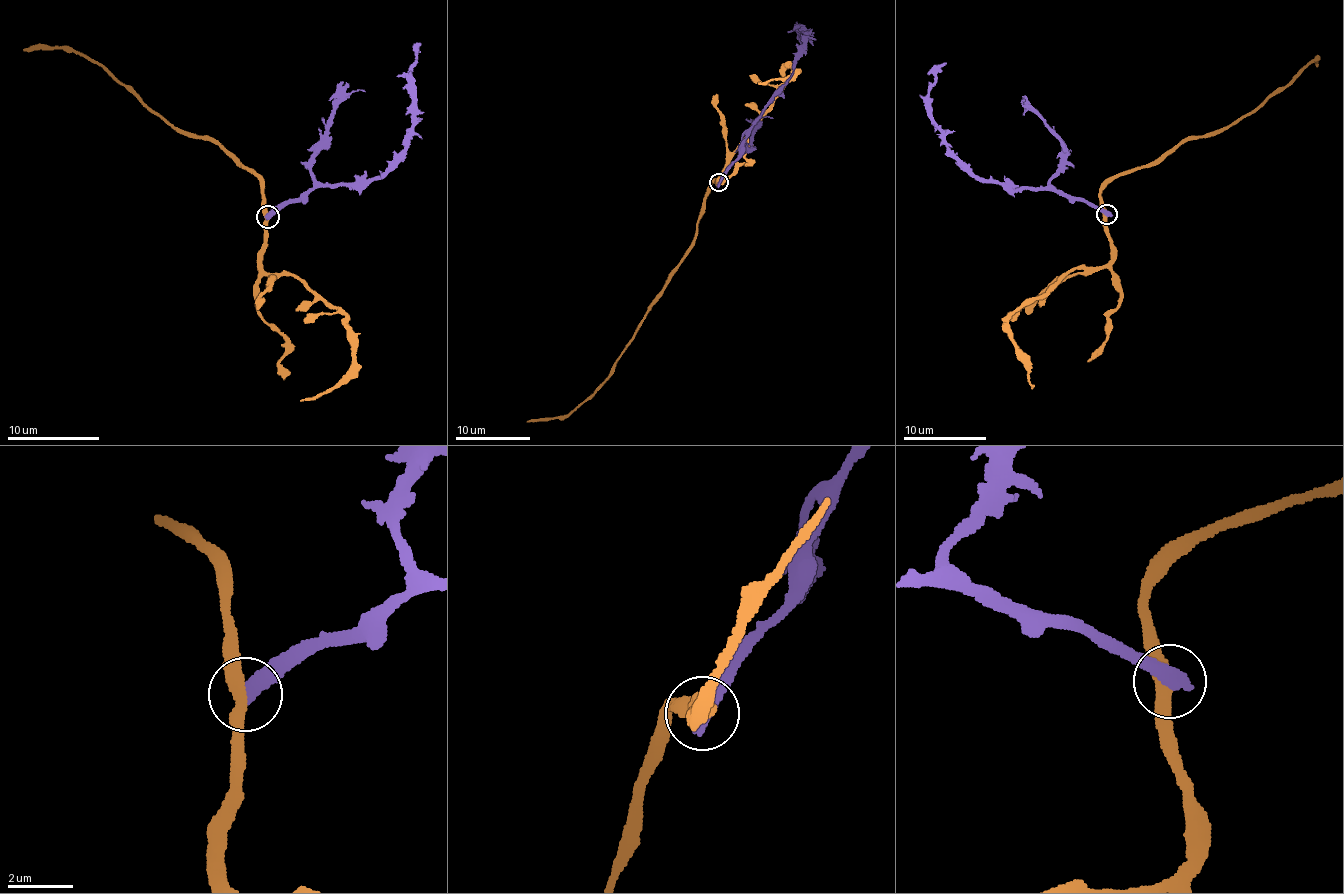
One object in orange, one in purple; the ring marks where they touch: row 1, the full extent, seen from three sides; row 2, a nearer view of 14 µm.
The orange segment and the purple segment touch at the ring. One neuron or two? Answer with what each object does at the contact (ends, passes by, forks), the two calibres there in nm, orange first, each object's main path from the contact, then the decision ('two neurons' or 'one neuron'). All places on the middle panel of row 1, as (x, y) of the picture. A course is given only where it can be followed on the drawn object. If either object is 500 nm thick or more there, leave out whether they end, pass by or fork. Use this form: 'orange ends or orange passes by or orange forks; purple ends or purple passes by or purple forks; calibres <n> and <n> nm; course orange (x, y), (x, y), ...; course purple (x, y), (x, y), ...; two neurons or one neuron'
calibres 400 and 550 nm; course orange (717, 183), (711, 181), (695, 242), (671, 273), (616, 362), (613, 373), (584, 402), (565, 415), (527, 421); course purple (719, 183), (764, 105), (790, 76), (795, 57), (804, 46), (805, 36), (800, 27), (795, 31), (803, 49); two neurons

